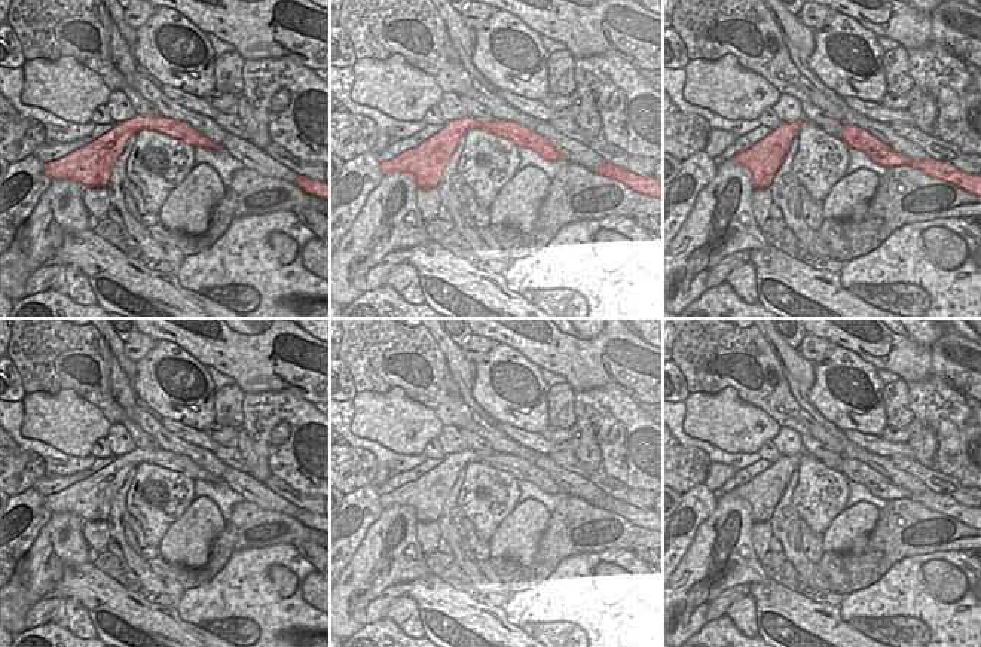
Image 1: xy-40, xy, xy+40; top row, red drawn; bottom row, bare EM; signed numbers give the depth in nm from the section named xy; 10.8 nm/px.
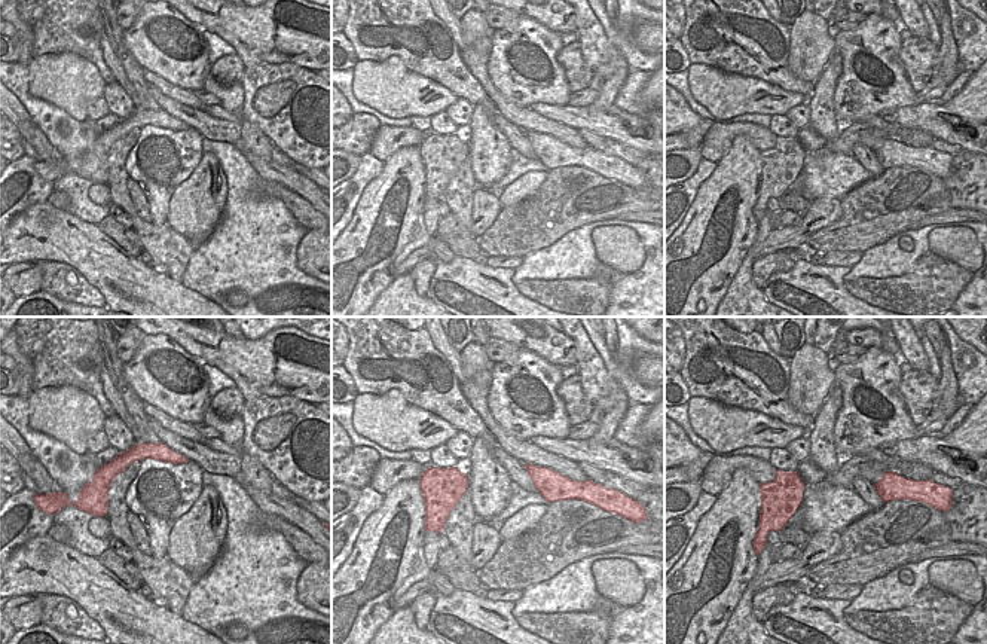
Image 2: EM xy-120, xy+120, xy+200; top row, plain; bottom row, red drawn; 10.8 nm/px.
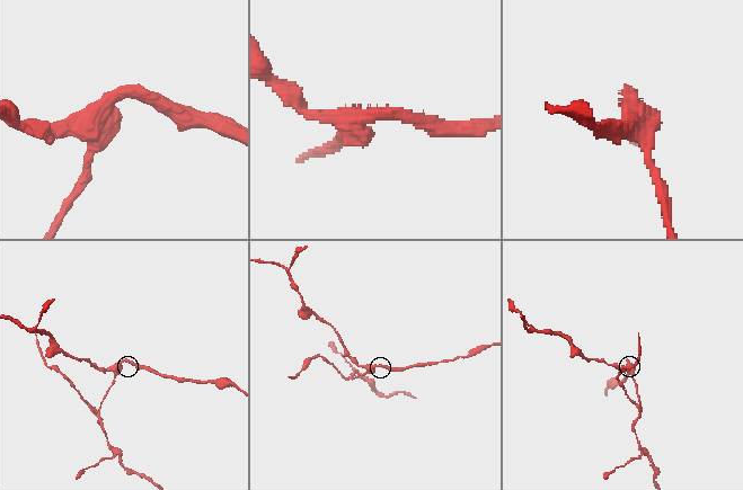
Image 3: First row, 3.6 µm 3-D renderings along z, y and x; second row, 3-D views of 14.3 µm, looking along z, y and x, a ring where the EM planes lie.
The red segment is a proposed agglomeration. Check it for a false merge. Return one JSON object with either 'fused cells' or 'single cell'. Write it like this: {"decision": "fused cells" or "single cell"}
{"decision": "fused cells"}

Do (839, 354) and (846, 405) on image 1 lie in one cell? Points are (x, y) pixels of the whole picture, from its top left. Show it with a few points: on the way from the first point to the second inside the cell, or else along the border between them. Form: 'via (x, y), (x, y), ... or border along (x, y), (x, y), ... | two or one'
via (839, 366), (842, 393) | one

